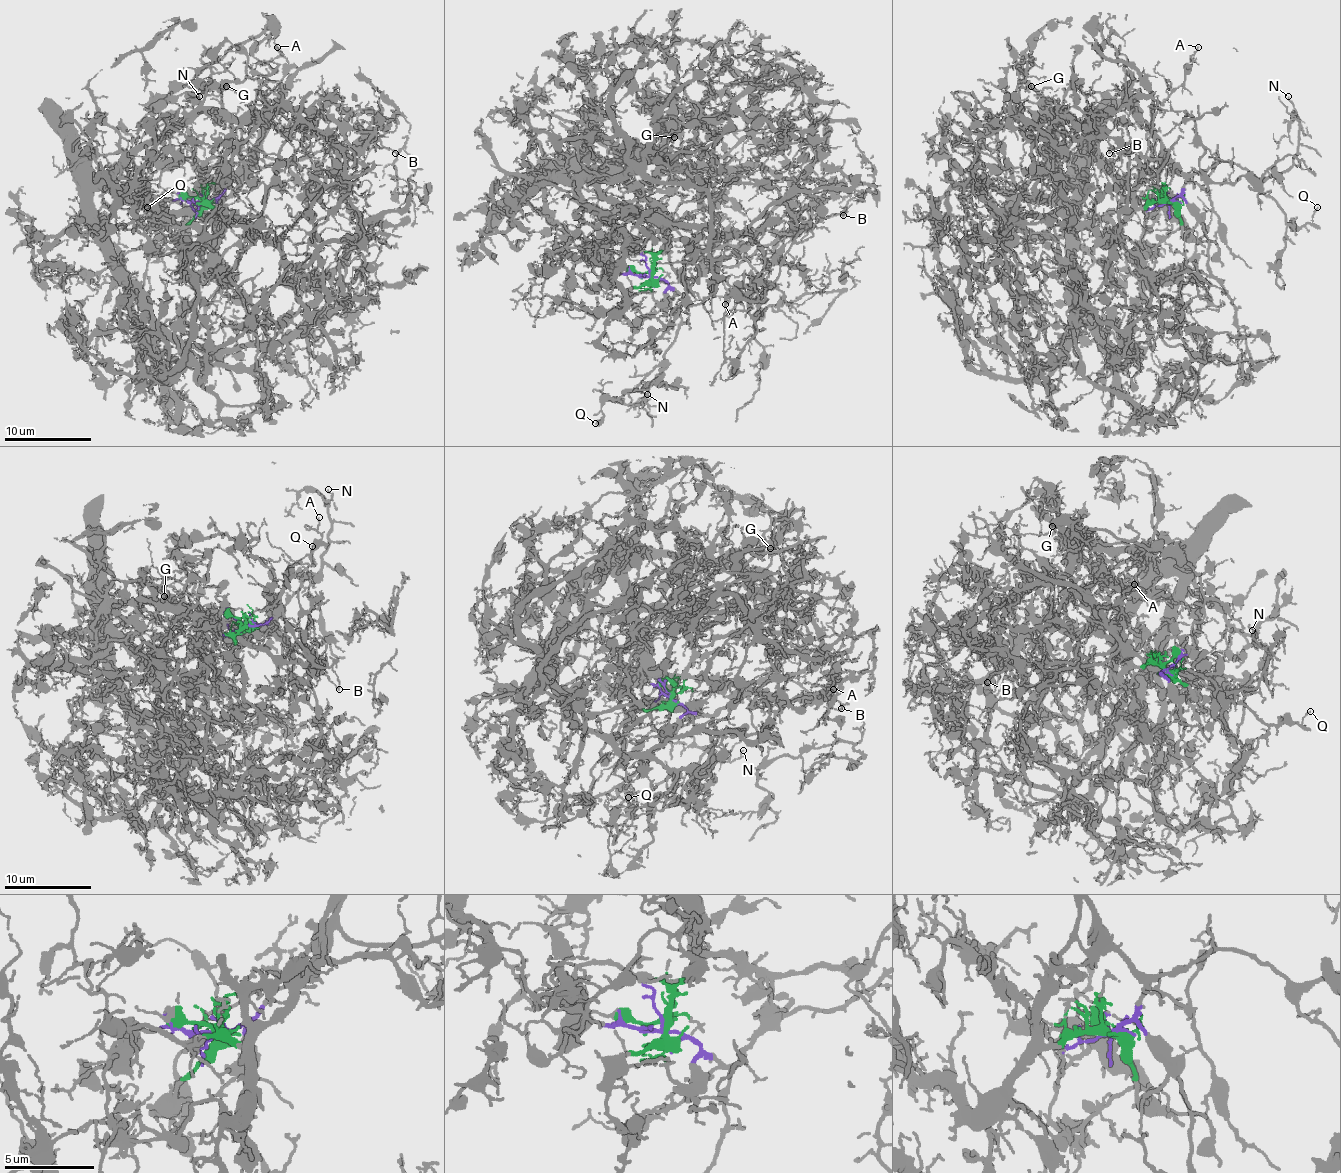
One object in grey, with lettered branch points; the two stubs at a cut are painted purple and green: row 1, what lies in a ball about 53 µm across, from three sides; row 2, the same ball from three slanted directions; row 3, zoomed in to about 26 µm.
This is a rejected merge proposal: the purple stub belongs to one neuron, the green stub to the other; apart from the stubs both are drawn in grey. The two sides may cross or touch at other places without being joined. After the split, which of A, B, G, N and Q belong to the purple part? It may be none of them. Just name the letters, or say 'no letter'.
A, B, N, Q

